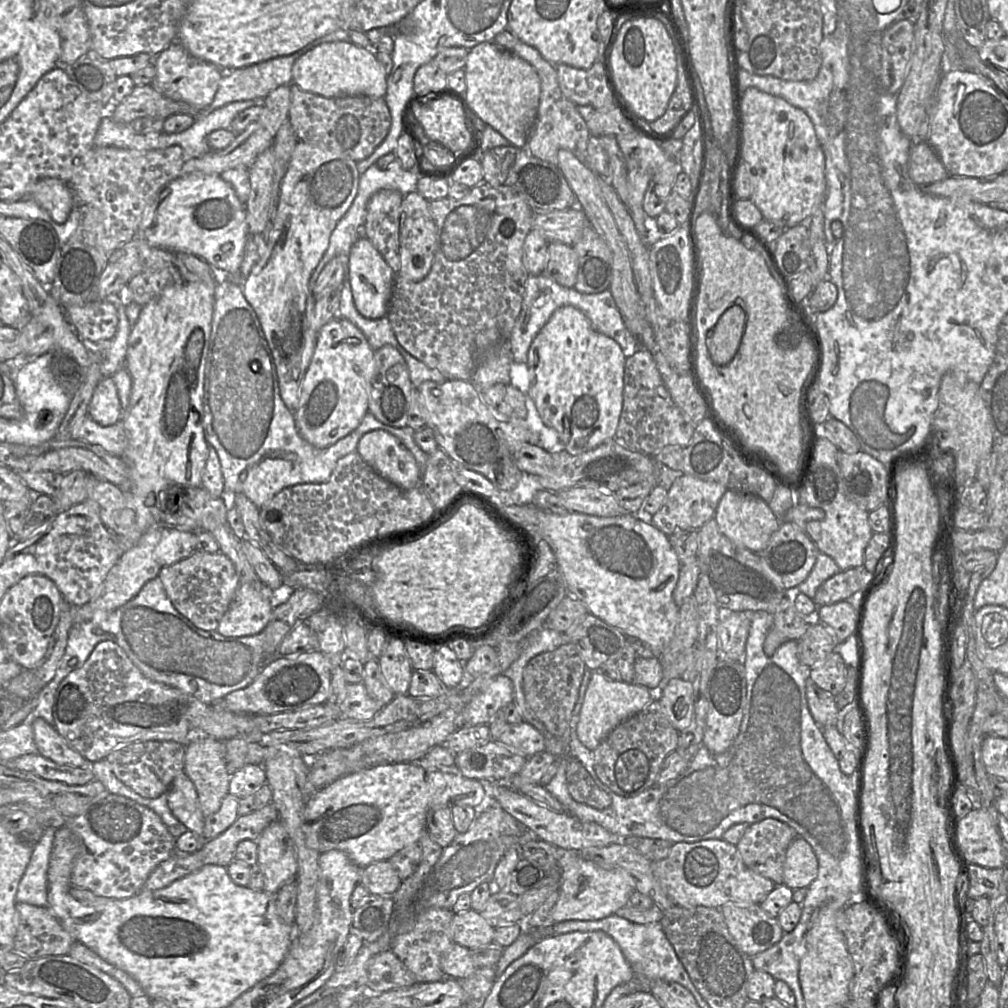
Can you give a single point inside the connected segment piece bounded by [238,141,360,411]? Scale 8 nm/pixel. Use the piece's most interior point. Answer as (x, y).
(319, 186)

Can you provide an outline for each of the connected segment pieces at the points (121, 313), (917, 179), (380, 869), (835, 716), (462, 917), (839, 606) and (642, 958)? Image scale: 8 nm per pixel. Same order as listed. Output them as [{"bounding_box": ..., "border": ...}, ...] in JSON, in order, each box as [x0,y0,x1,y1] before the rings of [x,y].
[{"bounding_box":[97,294,131,379],"border":[[[111,294],[107,300],[117,308],[118,325],[114,336],[108,341],[97,341],[105,350],[105,358],[100,364],[102,379],[112,376],[119,368],[124,366],[128,346],[128,338],[131,331],[131,324],[126,315],[126,306],[120,300],[118,294]]]},{"bounding_box":[907,141,949,186],"border":[[[927,141],[912,144],[907,162],[908,174],[918,186],[943,181],[949,174]]]},{"bounding_box":[360,861,402,896],"border":[[[389,861],[373,863],[362,869],[360,883],[371,895],[393,896],[402,880]]]},{"bounding_box":[806,678,840,728],"border":[[[810,678],[806,680],[806,698],[811,715],[821,728],[838,725],[840,711],[835,696],[819,688]]]},{"bounding_box":[451,909,495,950],"border":[[[472,909],[454,914],[451,929],[453,942],[470,950],[490,944],[495,932],[481,913]]]},{"bounding_box":[817,598,859,643],"border":[[[856,598],[820,606],[817,614],[820,623],[831,630],[837,643],[842,643],[857,634],[859,611],[859,598]]]},{"bounding_box":[553,913,699,995],"border":[[[615,913],[598,920],[566,920],[553,925],[553,928],[554,934],[565,934],[574,931],[603,931],[619,945],[625,958],[631,964],[635,979],[641,987],[646,988],[649,983],[656,980],[673,981],[687,988],[693,995],[699,994],[679,960],[675,949],[667,939],[661,922],[638,924]]]}]

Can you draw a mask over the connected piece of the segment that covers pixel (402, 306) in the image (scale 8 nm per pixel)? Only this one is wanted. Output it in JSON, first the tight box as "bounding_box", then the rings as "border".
{"bounding_box":[386,182,535,382],"border":[[[484,182],[472,187],[462,199],[457,200],[446,196],[442,199],[429,201],[429,211],[436,226],[436,246],[431,269],[428,275],[420,281],[403,278],[401,275],[395,276],[386,317],[390,322],[395,339],[407,353],[429,368],[438,370],[447,379],[472,382],[472,377],[483,359],[499,344],[504,344],[509,339],[515,320],[521,311],[525,282],[529,276],[522,261],[523,244],[529,231],[533,228],[535,213],[512,187],[506,184],[493,187]]]}

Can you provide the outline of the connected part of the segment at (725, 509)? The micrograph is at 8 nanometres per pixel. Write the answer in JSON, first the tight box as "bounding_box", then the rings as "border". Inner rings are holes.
{"bounding_box":[713,490,782,552],"border":[[[727,490],[722,496],[713,518],[724,536],[735,545],[752,552],[762,551],[782,522],[774,515],[769,504],[760,497],[733,490]]]}

